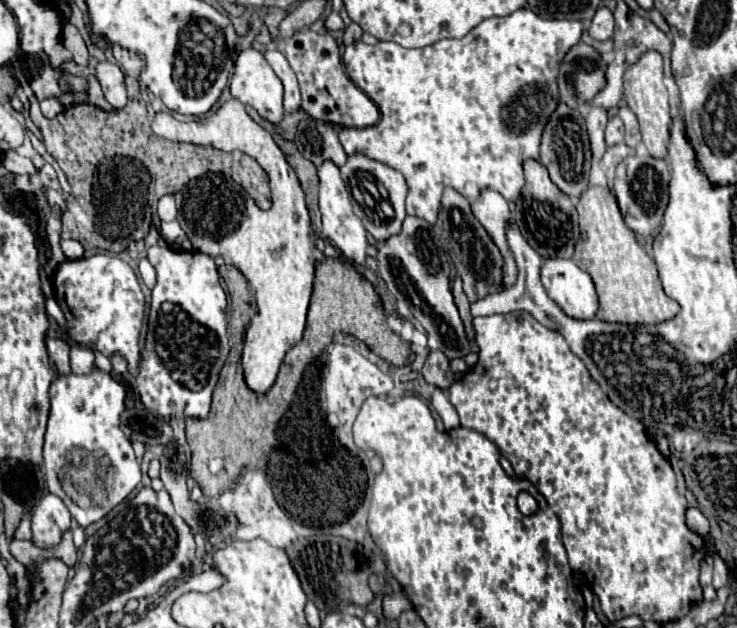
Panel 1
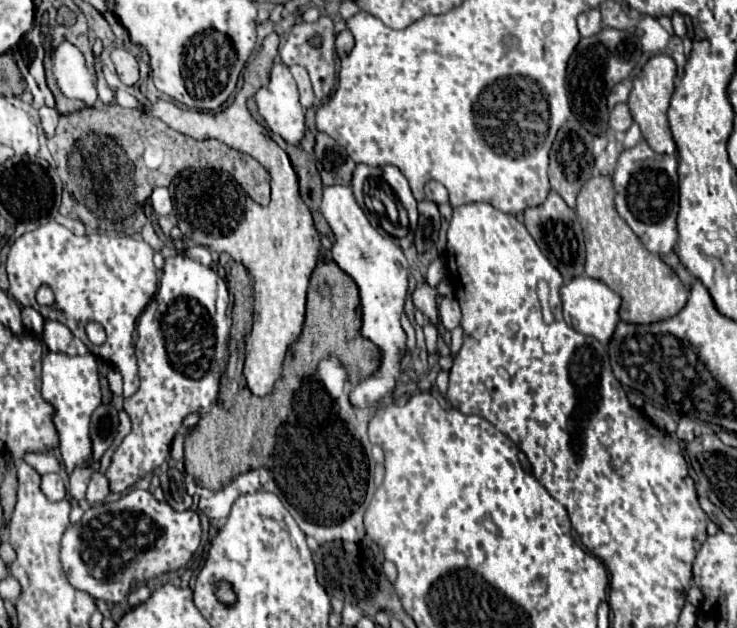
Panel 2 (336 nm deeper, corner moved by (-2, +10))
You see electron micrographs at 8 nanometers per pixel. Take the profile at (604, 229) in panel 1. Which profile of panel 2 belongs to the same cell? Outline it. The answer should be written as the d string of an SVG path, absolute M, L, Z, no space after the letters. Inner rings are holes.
M609 176L589 178L577 196L575 212L587 246L585 274L605 282L621 296L619 316L623 322L649 324L675 316L685 306L689 290L681 284L669 264L665 264L657 254L651 254L641 240L633 236L633 230L625 224L625 220L621 220L621 216L617 216L613 198L615 190Z

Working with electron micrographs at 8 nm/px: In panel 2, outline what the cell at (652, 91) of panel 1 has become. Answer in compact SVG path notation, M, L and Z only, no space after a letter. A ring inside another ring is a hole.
M657 54L633 78L633 90L627 100L633 120L641 126L643 138L657 154L675 154L675 142L671 138L671 130L667 122L667 108L669 108L673 88L675 88L675 62L667 54Z

